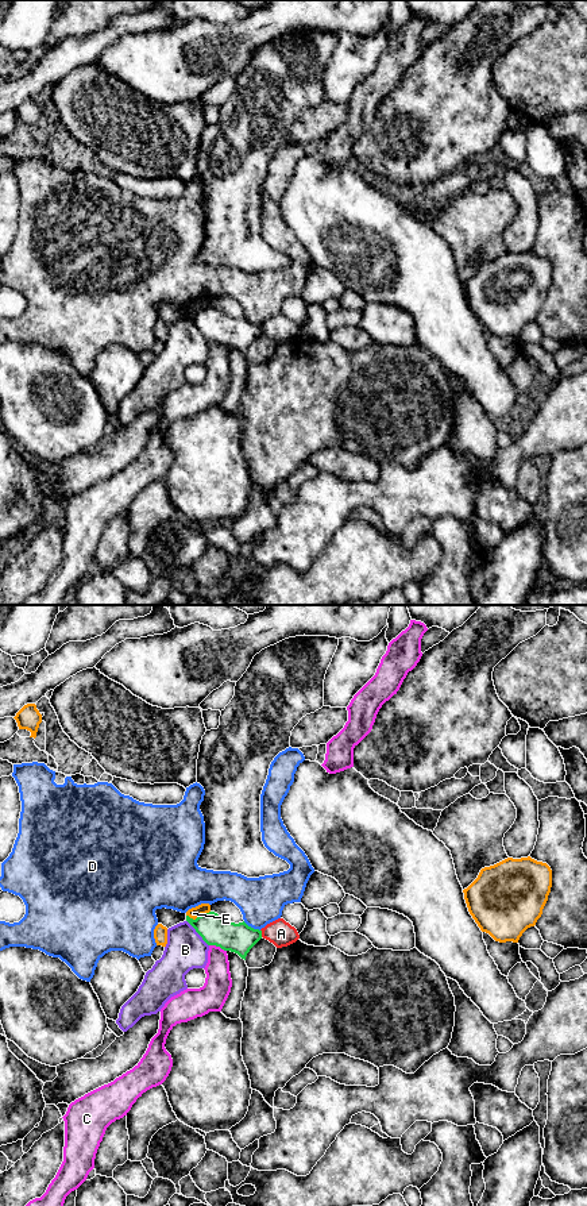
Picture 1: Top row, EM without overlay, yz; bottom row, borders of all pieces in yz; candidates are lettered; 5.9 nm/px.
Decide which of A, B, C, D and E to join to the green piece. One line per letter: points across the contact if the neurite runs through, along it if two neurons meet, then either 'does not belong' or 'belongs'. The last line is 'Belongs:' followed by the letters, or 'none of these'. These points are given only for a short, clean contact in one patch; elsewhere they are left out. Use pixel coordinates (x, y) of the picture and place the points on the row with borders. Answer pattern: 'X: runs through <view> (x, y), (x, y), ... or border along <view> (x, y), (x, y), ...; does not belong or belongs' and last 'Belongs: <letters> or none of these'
A: border along yz (261, 929), (262, 936); does not belong
B: does not belong
C: border along yz (209, 944), (219, 946), (226, 951); does not belong
D: border along yz (243, 921), (259, 931); does not belong
E: does not belong
Belongs: none of these

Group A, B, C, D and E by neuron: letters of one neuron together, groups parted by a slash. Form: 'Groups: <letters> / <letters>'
Groups: A / B / C / D / E

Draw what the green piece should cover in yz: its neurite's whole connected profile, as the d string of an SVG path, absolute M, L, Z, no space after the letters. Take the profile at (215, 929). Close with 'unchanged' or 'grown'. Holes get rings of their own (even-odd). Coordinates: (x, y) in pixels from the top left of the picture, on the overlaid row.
M215 912L201 914L196 920L186 916L186 921L208 945L235 952L244 960L250 949L262 939L262 930L248 926L244 921L231 922Z | unchanged

